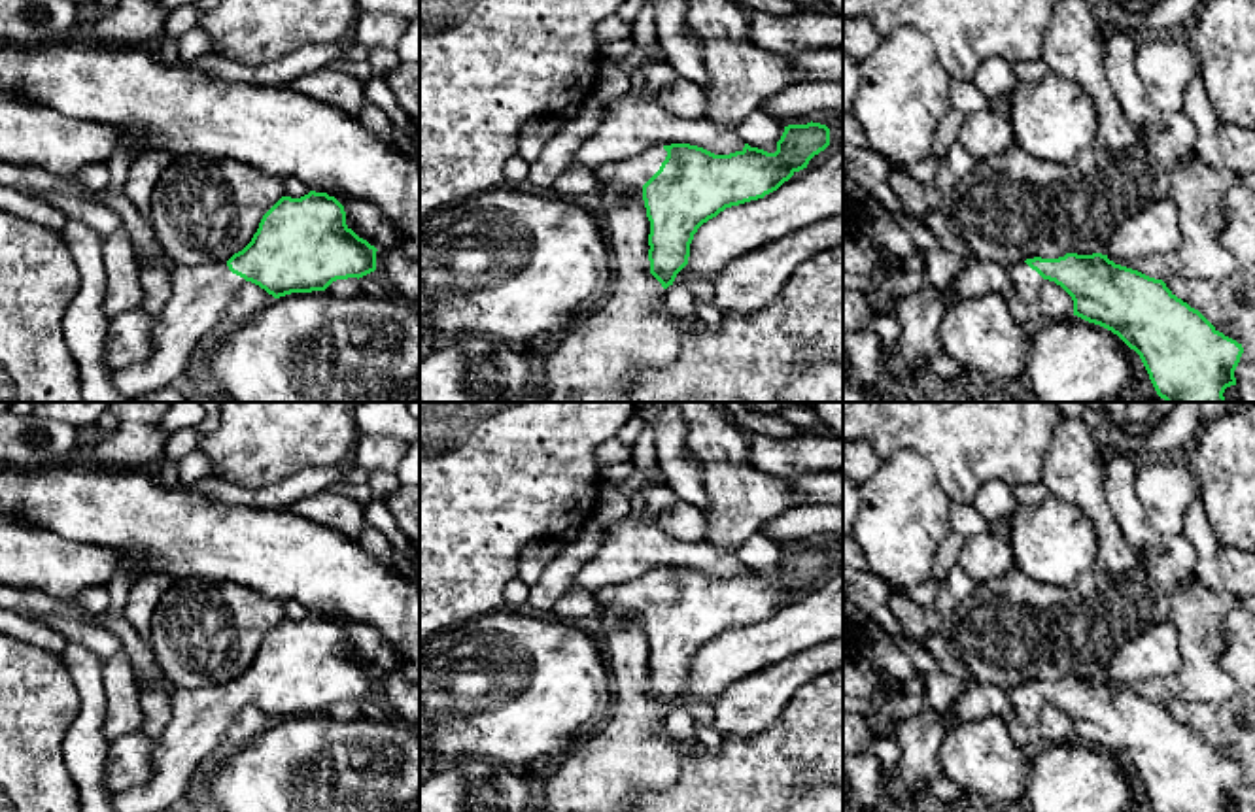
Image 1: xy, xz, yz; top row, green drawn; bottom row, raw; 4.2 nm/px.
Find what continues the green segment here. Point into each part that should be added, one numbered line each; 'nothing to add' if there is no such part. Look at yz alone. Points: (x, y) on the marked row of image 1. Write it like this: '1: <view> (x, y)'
1: yz (1029, 282)

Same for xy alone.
1: xy (201, 295)

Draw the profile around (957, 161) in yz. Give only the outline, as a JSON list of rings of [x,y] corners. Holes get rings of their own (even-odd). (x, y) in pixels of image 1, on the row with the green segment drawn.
[[[954,144],[941,159],[934,179],[924,185],[928,208],[943,210],[945,196],[973,164],[975,159],[968,155],[960,144]]]

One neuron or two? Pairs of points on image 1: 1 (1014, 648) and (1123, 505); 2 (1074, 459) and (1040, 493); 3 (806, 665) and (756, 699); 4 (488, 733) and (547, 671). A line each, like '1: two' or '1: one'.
1: two
2: two
3: one
4: one

